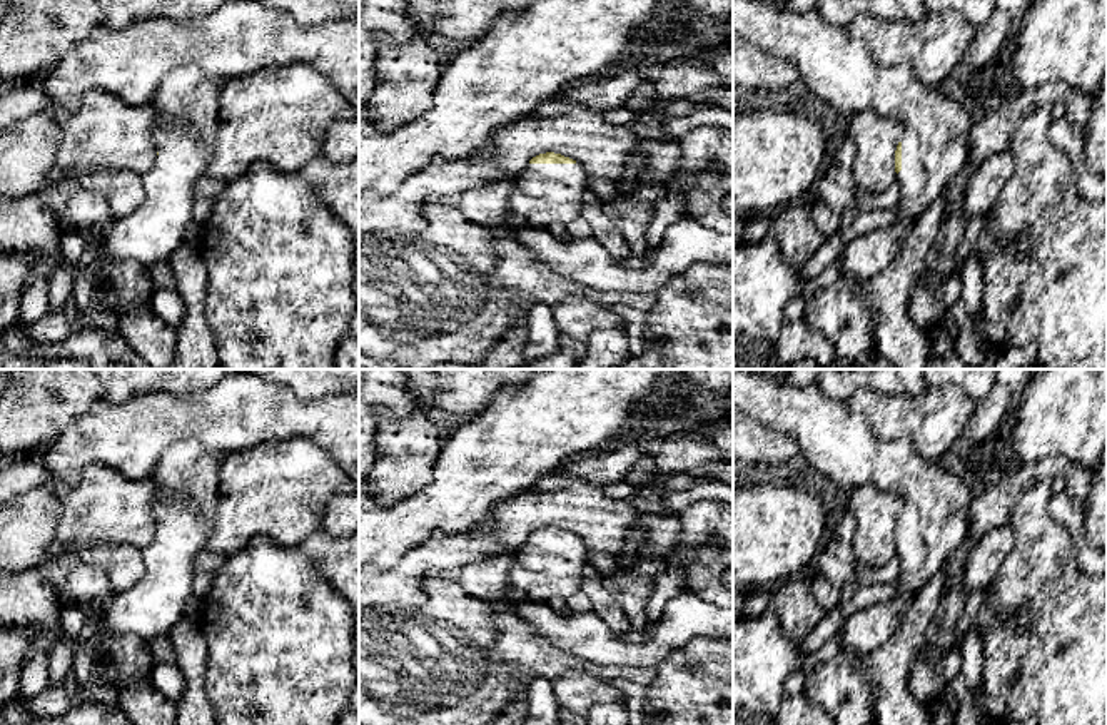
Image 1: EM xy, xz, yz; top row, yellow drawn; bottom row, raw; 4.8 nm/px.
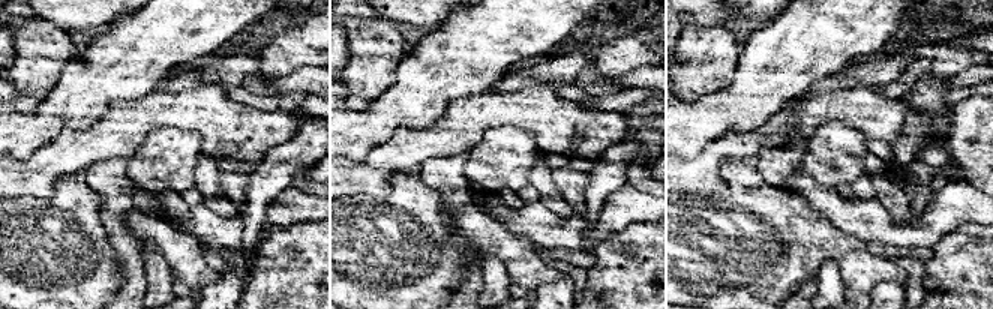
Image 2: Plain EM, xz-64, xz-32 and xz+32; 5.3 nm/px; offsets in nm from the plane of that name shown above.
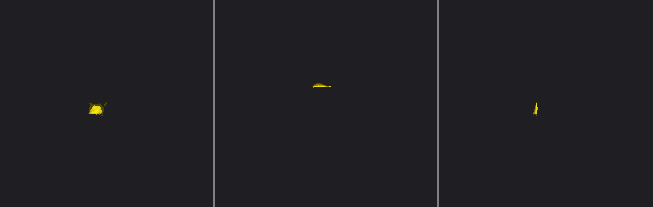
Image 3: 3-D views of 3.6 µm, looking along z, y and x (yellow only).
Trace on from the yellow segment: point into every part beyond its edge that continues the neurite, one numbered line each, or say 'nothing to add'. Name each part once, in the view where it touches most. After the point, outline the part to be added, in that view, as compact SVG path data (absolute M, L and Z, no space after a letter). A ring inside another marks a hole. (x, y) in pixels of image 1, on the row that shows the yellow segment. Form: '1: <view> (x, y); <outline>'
1: xz (543, 194); M528 164L516 175L509 210L533 227L568 226L581 215L588 174L581 164Z

